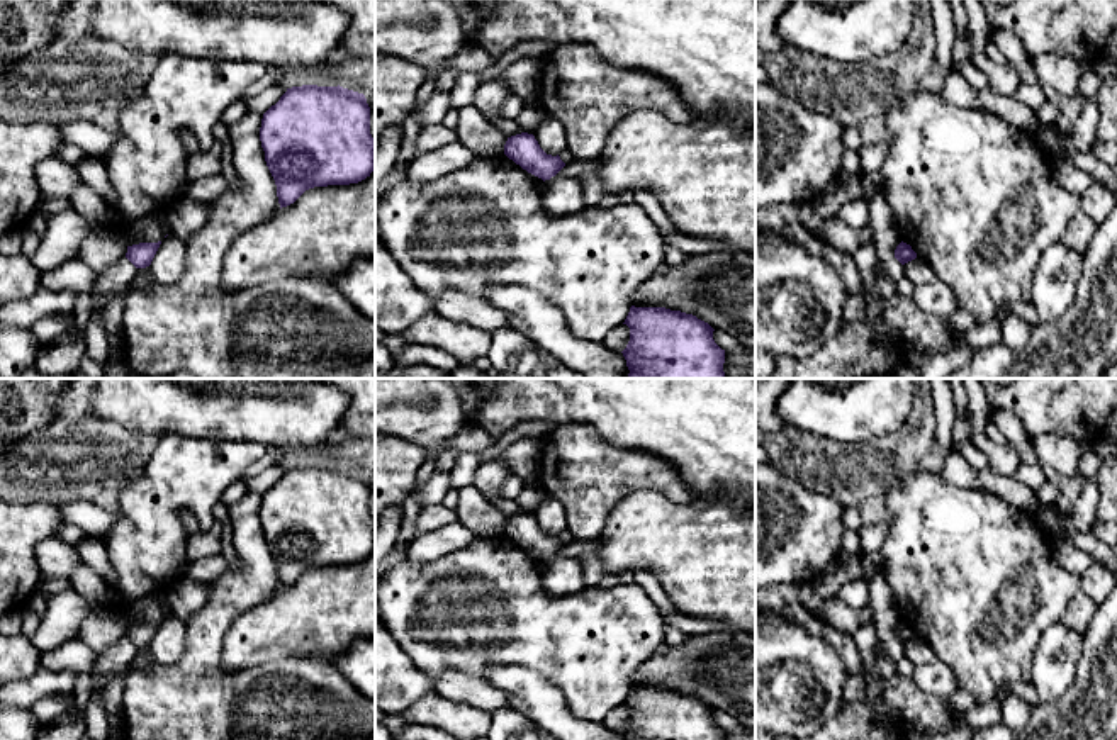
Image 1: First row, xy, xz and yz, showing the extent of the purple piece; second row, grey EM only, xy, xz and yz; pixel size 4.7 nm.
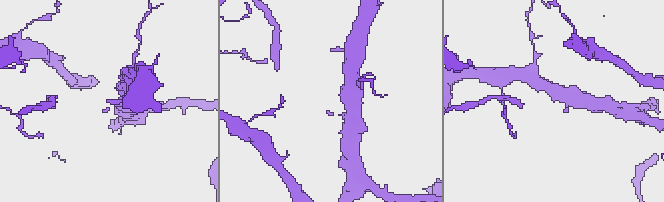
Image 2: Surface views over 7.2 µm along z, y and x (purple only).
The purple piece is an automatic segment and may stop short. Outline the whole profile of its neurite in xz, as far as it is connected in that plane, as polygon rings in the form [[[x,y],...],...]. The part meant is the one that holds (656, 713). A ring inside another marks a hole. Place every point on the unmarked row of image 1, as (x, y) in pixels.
[[[630,687],[625,740],[725,740],[713,708],[693,694],[665,687]]]

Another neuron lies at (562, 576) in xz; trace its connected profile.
[[[555,555],[543,562],[543,591],[548,596],[570,596],[582,591],[582,562],[579,557]]]

